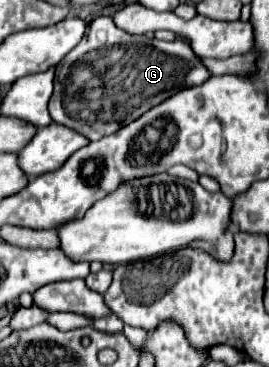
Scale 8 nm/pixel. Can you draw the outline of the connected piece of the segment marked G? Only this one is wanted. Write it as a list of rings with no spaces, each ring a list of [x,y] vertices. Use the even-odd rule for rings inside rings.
[[[99,16],[99,18],[95,18],[91,24],[87,26],[83,40],[57,64],[57,68],[55,68],[55,90],[53,90],[53,96],[51,96],[51,100],[49,100],[49,114],[51,114],[53,122],[63,124],[63,126],[67,126],[67,128],[73,128],[73,130],[85,134],[89,140],[99,140],[99,138],[103,138],[103,136],[109,136],[109,134],[117,132],[119,128],[127,126],[129,122],[137,120],[143,112],[147,112],[149,108],[153,108],[153,106],[157,106],[159,102],[163,102],[165,96],[169,98],[169,96],[175,94],[177,90],[183,90],[183,88],[187,88],[187,86],[197,86],[197,84],[205,82],[207,78],[209,78],[209,72],[205,70],[205,66],[203,66],[201,60],[193,54],[191,46],[189,46],[185,40],[177,38],[177,40],[173,40],[173,42],[163,42],[163,40],[149,40],[147,36],[133,36],[133,34],[127,34],[125,30],[117,28],[117,26],[113,24],[113,18],[111,18],[111,16]],[[97,56],[103,56],[103,72],[105,72],[105,68],[107,68],[107,70],[109,70],[109,68],[121,68],[121,70],[125,72],[125,74],[119,74],[119,82],[115,82],[115,90],[119,90],[119,94],[125,94],[125,98],[121,98],[121,96],[111,96],[111,94],[109,94],[109,96],[103,96],[101,100],[97,100],[97,102],[95,102],[97,108],[93,108],[93,106],[89,106],[89,102],[81,96],[83,90],[87,90],[87,88],[83,88],[83,84],[81,84],[81,80],[79,80],[79,74],[81,74],[81,70],[89,70],[89,72],[93,74],[93,66],[91,66],[91,64],[95,64]]]

